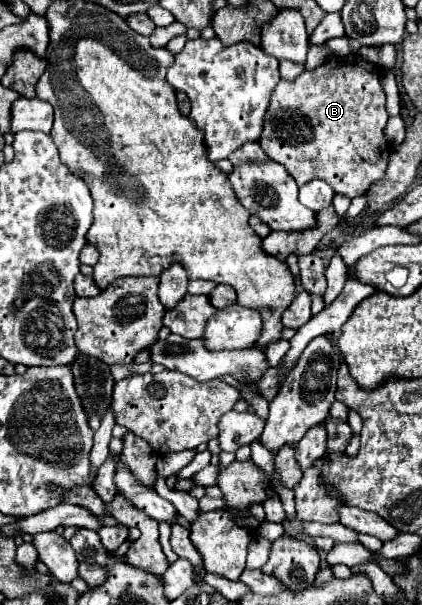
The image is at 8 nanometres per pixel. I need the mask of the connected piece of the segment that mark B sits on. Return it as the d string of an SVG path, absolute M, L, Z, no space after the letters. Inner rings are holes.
M359 55L329 57L323 65L303 71L295 81L279 81L263 117L263 133L259 143L269 159L281 163L293 175L299 187L311 179L323 179L333 187L335 193L353 199L365 195L373 183L385 177L391 153L391 145L383 133L385 125L387 111L385 91L381 87L381 69Z

